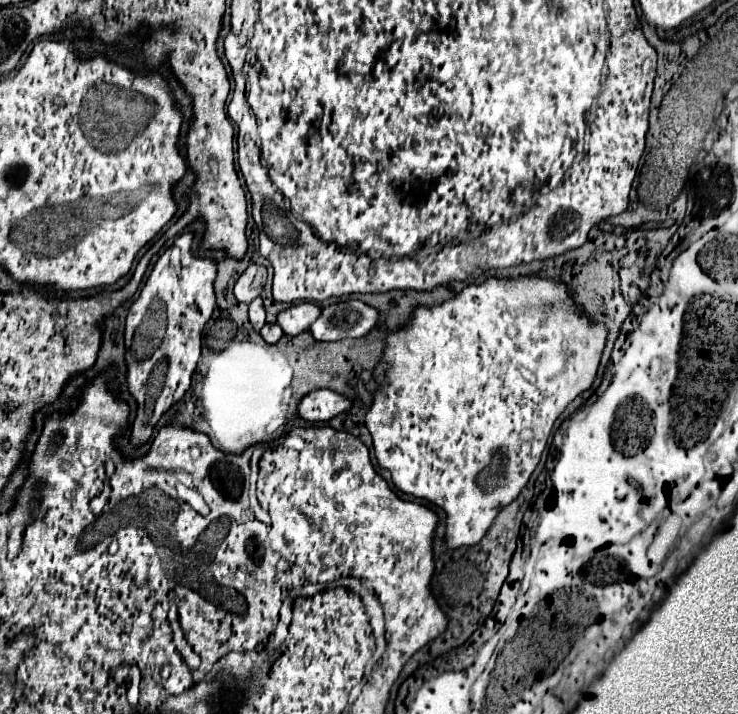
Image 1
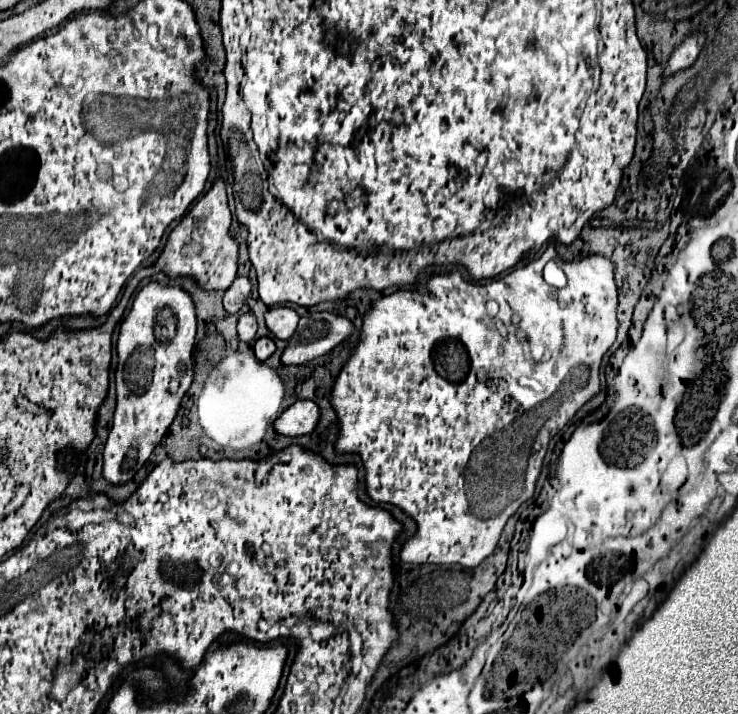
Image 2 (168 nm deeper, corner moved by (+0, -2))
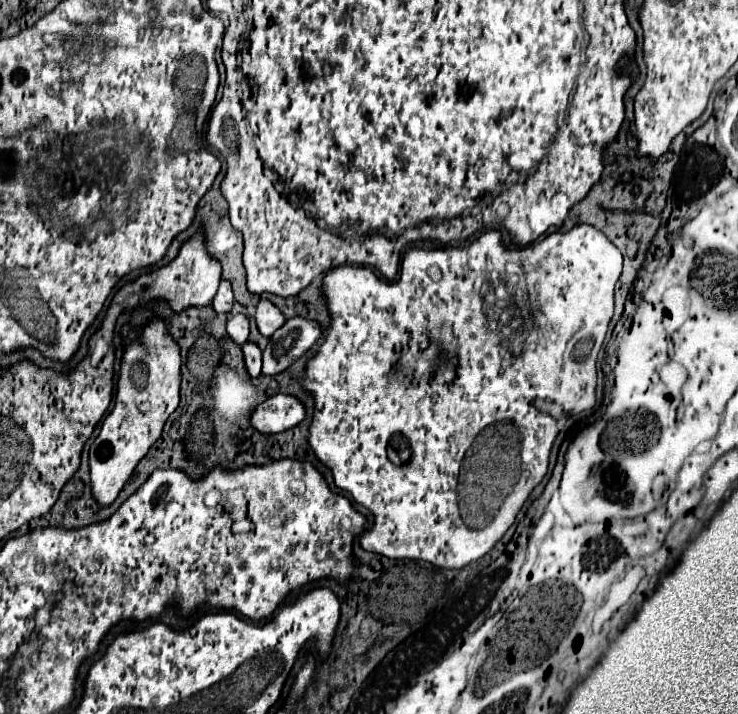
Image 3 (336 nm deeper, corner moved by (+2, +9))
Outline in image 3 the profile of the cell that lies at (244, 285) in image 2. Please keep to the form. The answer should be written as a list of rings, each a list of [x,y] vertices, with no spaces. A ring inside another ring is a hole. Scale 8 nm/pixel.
[[[223,280],[215,298],[213,298],[213,310],[217,314],[227,314],[231,310],[233,302],[235,300],[233,300],[233,292],[231,292],[231,284],[227,284],[227,280]]]

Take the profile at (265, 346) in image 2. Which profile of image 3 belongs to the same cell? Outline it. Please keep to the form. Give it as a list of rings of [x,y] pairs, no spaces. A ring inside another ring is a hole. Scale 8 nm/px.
[[[247,342],[241,346],[243,350],[243,360],[245,360],[245,368],[249,378],[259,378],[261,376],[261,350],[257,344]]]

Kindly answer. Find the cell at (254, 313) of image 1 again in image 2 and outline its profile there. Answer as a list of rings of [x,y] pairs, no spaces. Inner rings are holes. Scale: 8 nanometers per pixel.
[[[249,311],[249,313],[243,313],[243,315],[239,317],[237,333],[239,333],[239,339],[241,339],[241,341],[253,341],[253,339],[255,339],[257,319],[255,319],[255,315],[253,315],[251,311]]]

